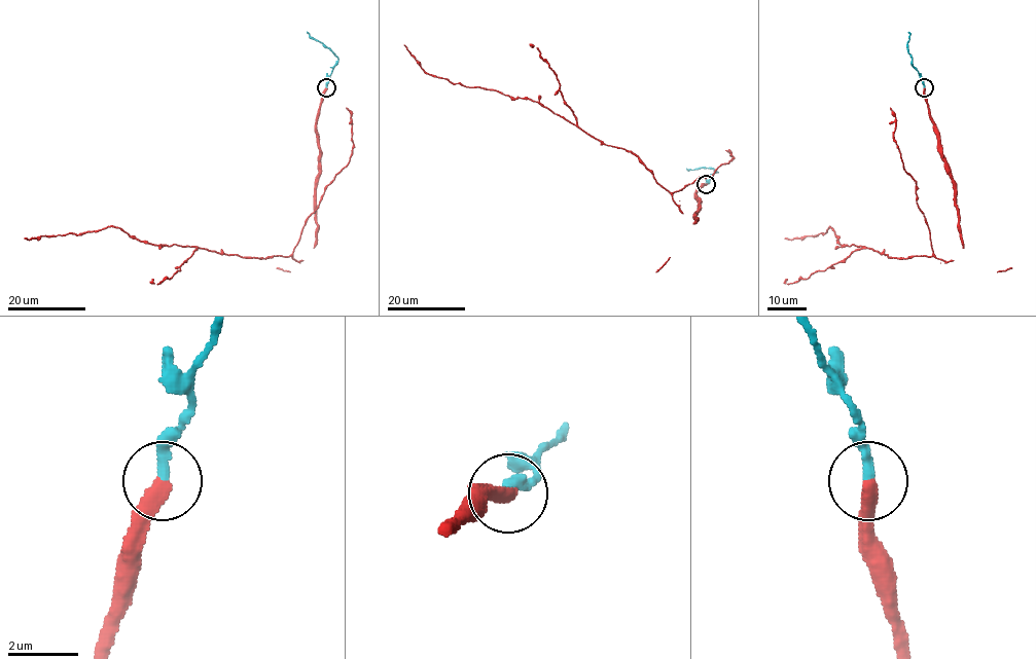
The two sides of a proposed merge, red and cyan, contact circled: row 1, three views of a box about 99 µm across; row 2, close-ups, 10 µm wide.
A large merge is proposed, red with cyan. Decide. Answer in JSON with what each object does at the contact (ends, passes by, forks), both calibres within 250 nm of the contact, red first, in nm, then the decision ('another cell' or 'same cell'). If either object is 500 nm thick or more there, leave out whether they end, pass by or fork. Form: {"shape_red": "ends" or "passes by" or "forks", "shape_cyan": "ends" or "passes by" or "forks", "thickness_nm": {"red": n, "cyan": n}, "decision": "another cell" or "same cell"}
{"shape_red": "ends", "shape_cyan": "ends", "thickness_nm": {"red": 460, "cyan": 300}, "decision": "another cell"}

